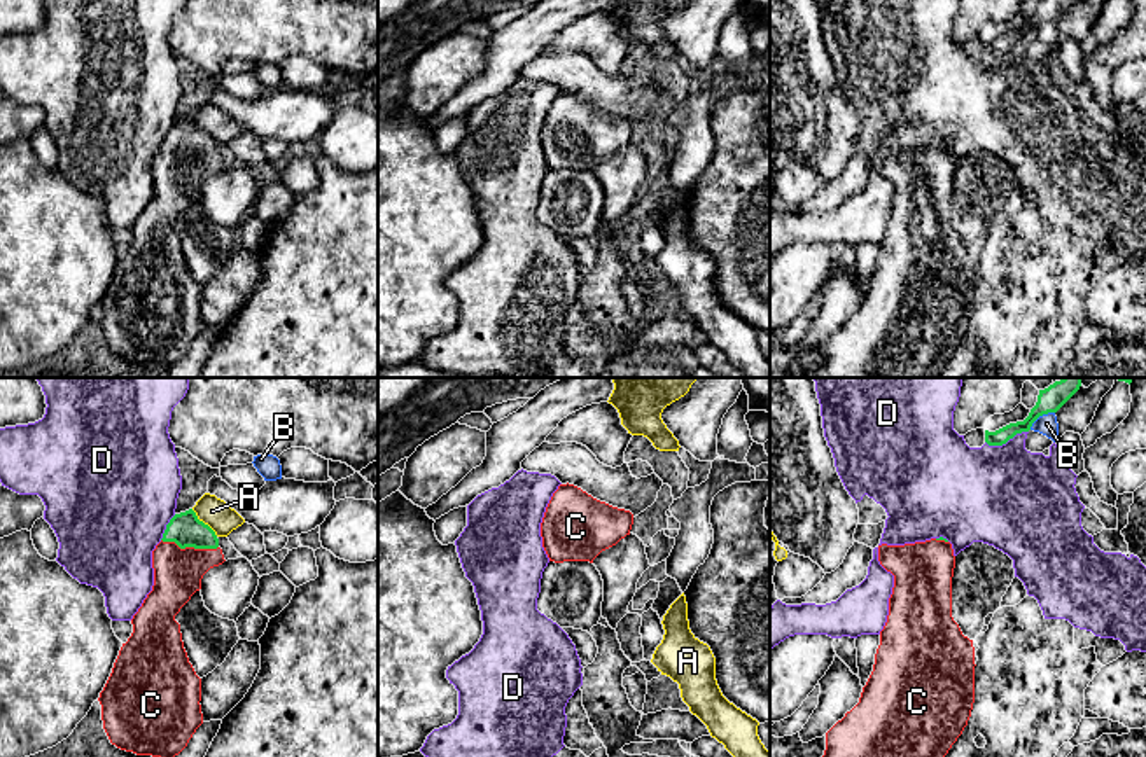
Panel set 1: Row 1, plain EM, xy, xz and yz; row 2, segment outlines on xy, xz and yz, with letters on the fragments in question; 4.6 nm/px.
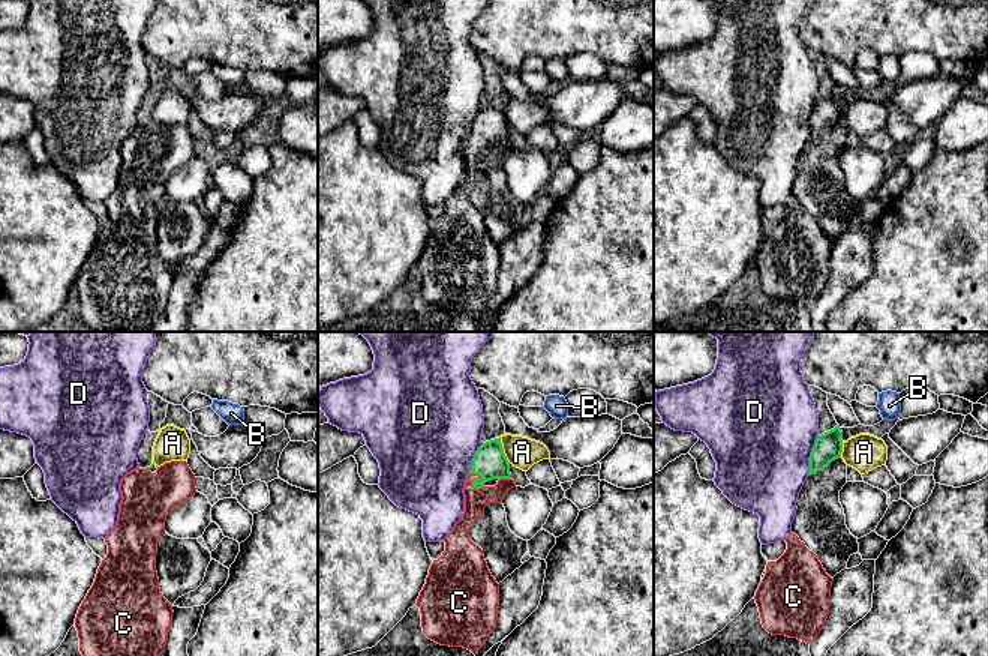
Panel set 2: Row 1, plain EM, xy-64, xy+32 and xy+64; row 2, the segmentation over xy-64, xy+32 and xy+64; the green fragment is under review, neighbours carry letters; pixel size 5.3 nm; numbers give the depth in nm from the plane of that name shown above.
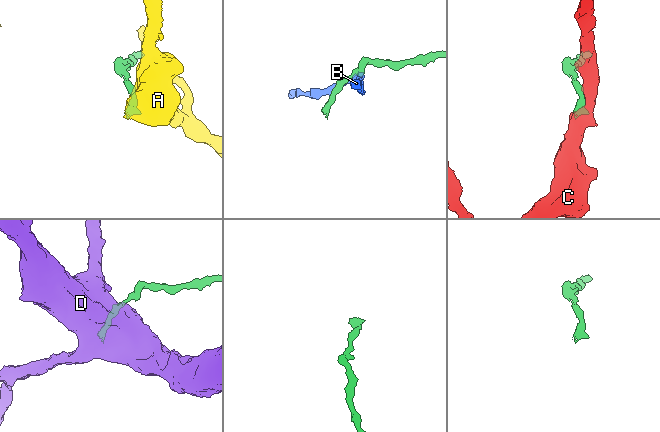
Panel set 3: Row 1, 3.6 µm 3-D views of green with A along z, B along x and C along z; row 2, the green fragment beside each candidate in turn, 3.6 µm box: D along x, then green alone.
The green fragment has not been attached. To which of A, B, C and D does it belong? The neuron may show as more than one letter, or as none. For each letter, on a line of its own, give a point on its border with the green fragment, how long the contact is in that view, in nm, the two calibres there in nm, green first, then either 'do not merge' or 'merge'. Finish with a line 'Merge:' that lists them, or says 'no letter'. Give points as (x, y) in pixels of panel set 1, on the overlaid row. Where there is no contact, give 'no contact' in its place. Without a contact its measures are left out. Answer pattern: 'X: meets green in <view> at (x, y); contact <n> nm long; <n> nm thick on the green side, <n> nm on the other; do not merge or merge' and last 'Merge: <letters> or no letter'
A: meets green in xy at (202, 521); contact 180 nm long; 160 nm thick on the green side, 140 nm on the other; do not merge
B: meets green in yz at (1040, 415); contact 150 nm long; 120 nm thick on the green side, 90 nm on the other; do not merge
C: meets green in xy at (189, 546); contact 260 nm long; 160 nm thick on the green side, 220 nm on the other; merge
D: meets green in yz at (1006, 441); contact 200 nm long; 90 nm thick on the green side, 460 nm on the other; do not merge
Merge: C

